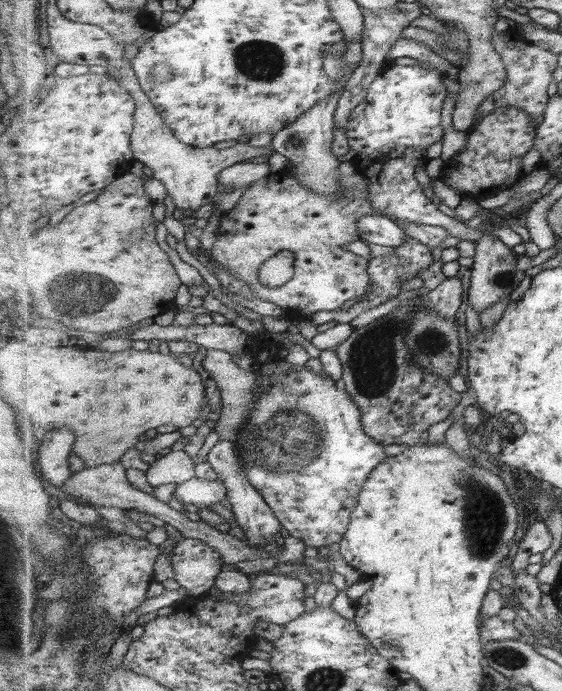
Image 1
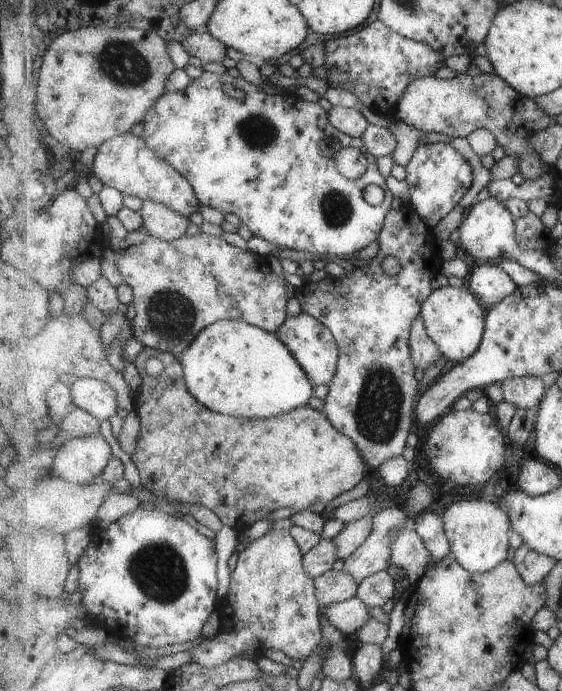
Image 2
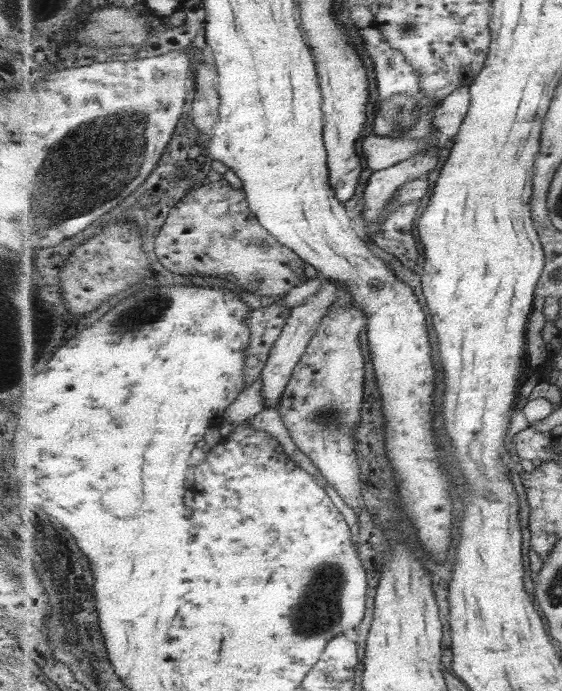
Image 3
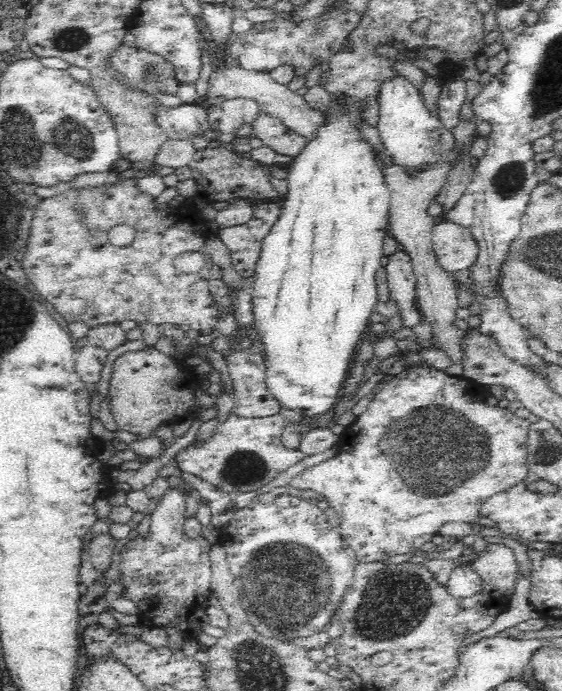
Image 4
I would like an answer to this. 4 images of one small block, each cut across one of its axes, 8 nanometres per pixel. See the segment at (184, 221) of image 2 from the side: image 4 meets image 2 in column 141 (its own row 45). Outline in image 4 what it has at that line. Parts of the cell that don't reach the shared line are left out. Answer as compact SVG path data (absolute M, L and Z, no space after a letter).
M197 17L197 29L200 33L200 39L204 39L209 47L209 56L213 59L213 71L209 79L209 87L206 92L206 101L200 101L195 103L202 105L202 107L208 110L210 107L217 105L223 100L230 100L234 97L250 97L252 100L256 100L262 113L269 114L274 118L282 120L290 130L300 136L304 136L308 141L316 138L318 129L321 129L325 124L325 120L328 119L326 113L320 110L314 110L310 108L306 103L304 97L300 94L296 94L296 91L292 92L288 85L280 84L269 73L256 73L246 72L240 70L236 64L232 64L230 57L228 57L227 49L220 49L216 47L214 39L210 37L208 27L202 18Z

